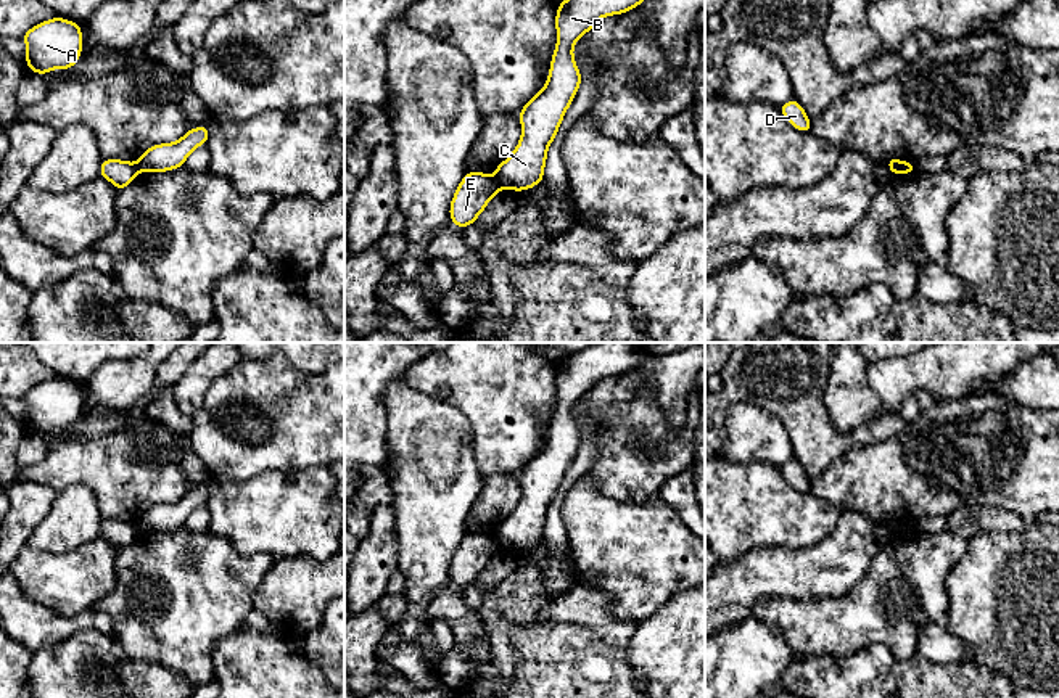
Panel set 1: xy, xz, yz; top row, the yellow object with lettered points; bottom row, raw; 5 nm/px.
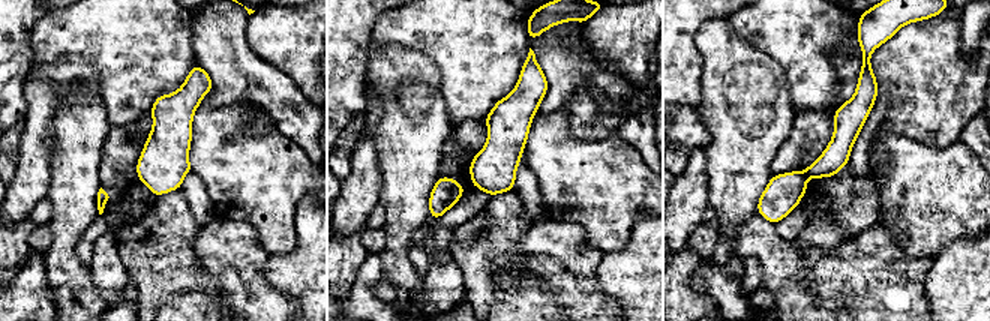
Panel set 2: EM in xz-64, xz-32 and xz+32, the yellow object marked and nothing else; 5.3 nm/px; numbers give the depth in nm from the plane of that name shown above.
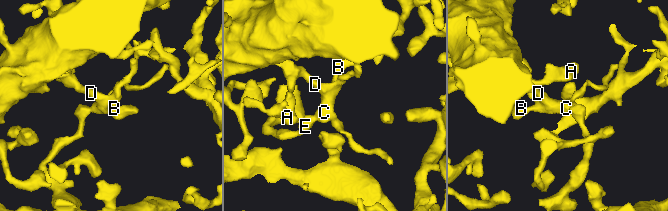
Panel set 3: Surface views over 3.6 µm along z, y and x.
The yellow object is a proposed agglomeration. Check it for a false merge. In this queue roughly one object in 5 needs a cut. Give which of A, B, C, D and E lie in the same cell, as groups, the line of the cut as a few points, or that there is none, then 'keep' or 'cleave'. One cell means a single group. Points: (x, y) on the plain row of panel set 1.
groups A B C D / E; cut xz (494, 537), (501, 547); cleave

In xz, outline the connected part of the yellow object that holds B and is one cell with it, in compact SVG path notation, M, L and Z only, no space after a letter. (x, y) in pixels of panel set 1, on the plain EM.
M597 343L557 367L557 405L549 437L541 452L518 471L521 497L513 513L496 526L501 548L525 552L544 540L547 510L581 442L573 407L605 376L623 375L639 367L649 352L641 343Z

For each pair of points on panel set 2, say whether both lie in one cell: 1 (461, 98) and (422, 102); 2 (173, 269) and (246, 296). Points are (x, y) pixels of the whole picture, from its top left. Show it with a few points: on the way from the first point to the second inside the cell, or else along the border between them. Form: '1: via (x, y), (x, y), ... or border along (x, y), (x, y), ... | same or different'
1: border along (435, 65), (447, 117), (455, 126) | different
2: via (191, 279), (203, 290), (221, 290), (228, 296) | same

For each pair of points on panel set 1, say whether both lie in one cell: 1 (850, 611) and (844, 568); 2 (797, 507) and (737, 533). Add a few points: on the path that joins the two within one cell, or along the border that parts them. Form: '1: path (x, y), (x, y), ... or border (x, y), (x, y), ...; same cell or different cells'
1: border (871, 565), (850, 592), (810, 600); different cells
2: path (782, 513), (757, 513), (752, 518); same cell

